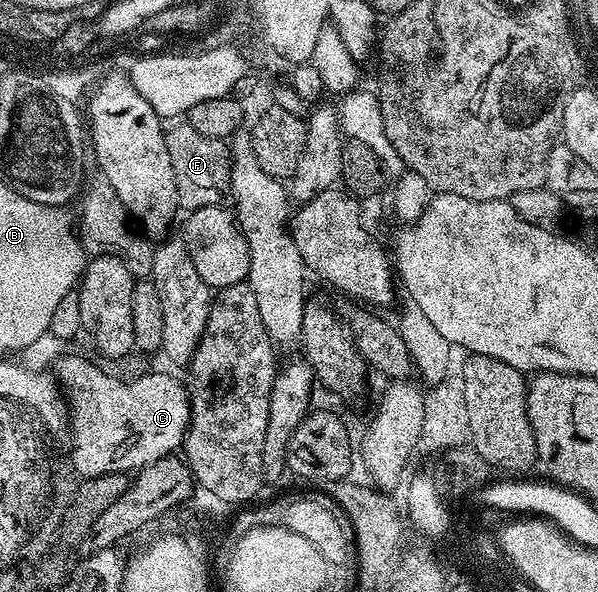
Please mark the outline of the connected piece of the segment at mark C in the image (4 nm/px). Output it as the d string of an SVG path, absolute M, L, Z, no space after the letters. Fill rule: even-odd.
M84 357L58 358L54 376L66 390L70 416L74 419L75 432L70 437L72 469L80 479L107 473L131 474L163 457L173 456L183 446L191 423L191 404L185 382L180 377L171 377L168 373L144 373L133 381L123 381L120 377L111 377L106 370L99 369Z

